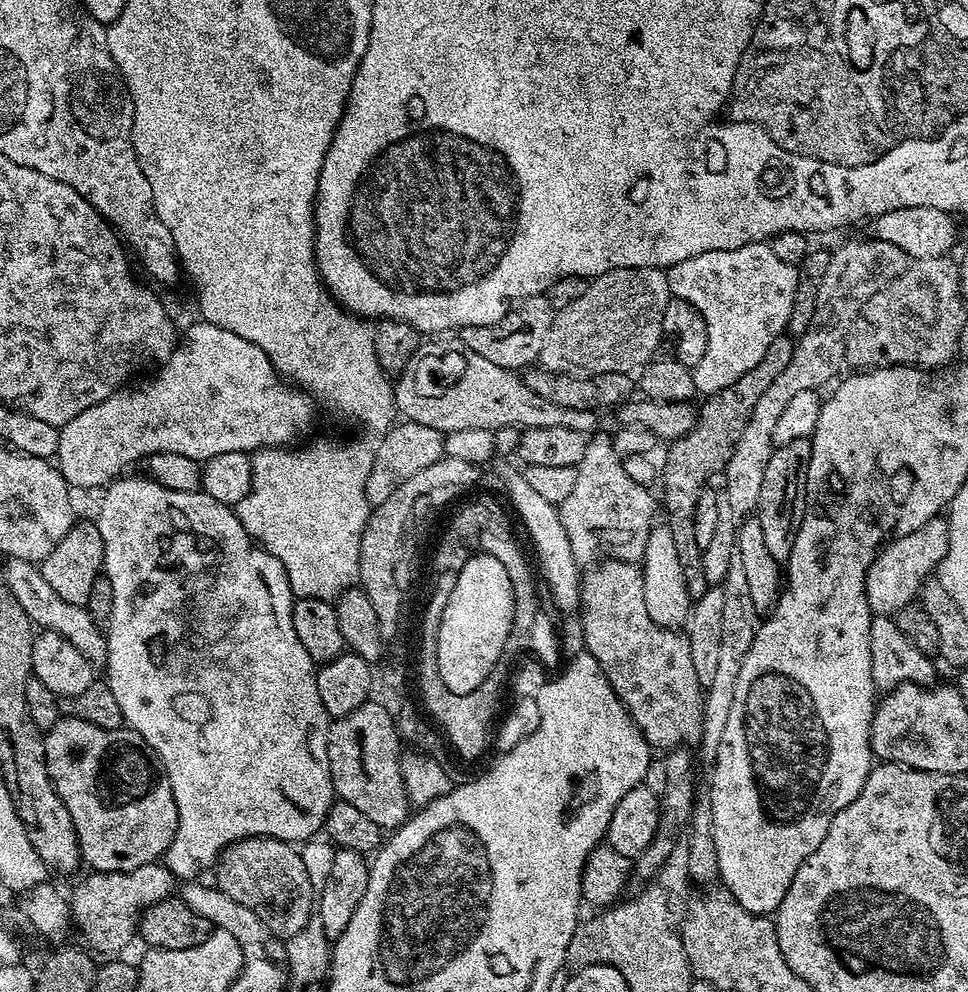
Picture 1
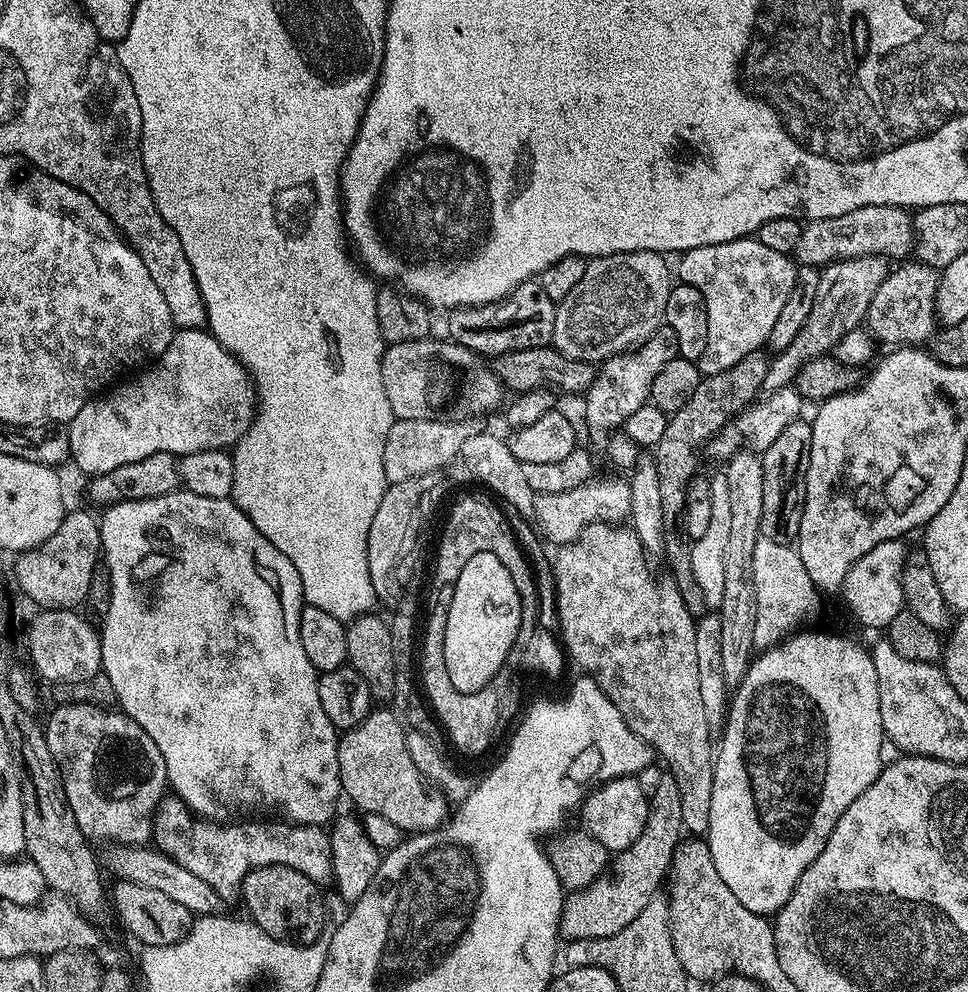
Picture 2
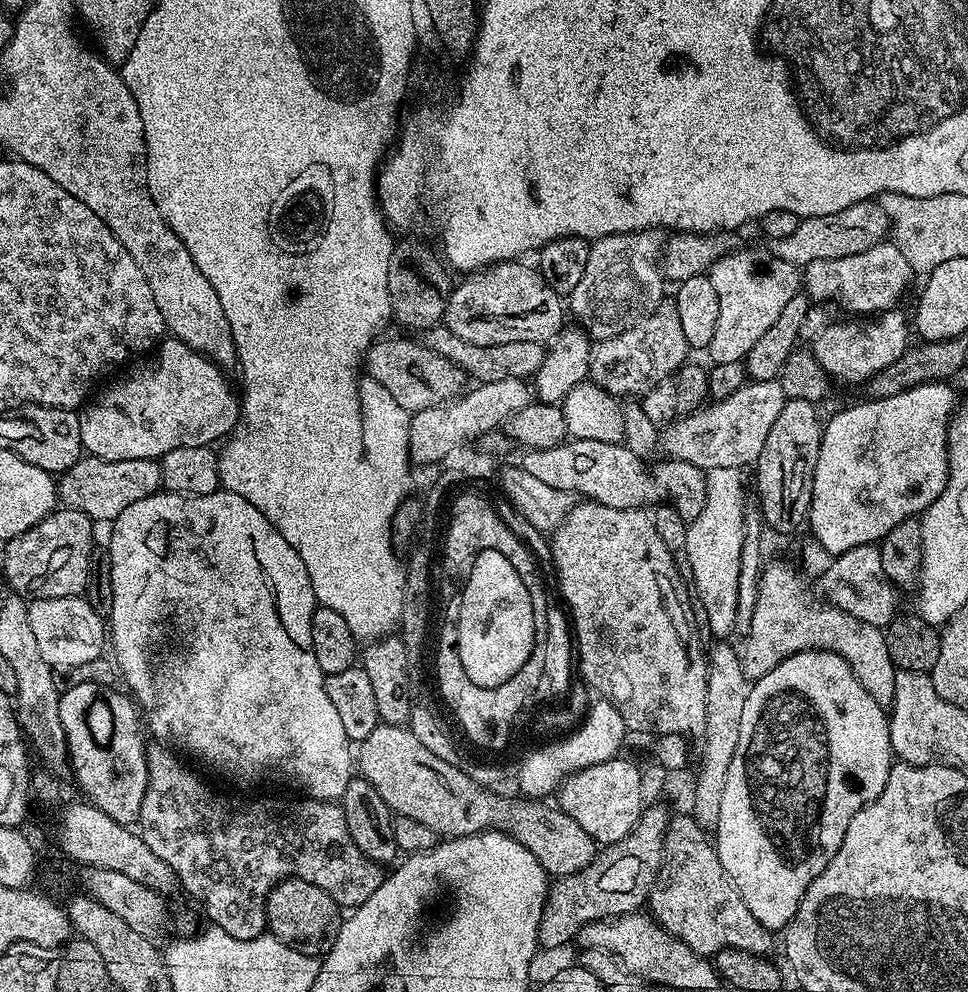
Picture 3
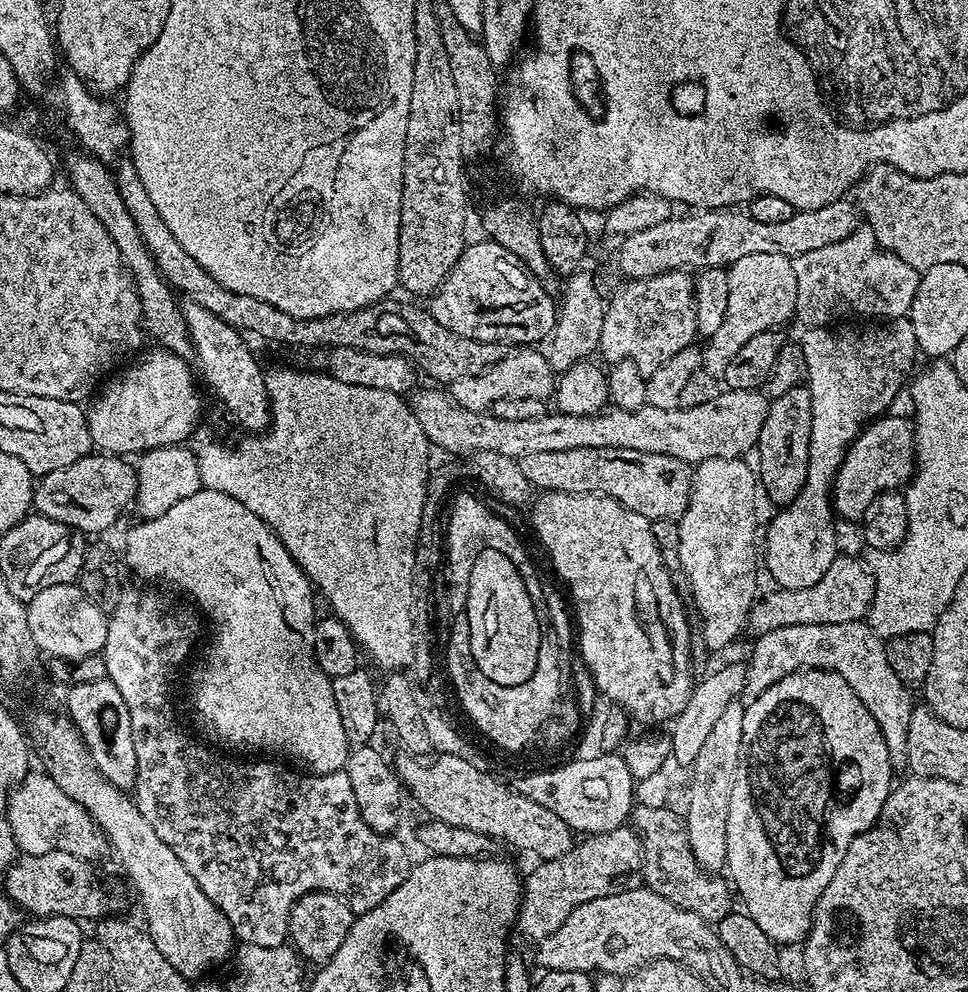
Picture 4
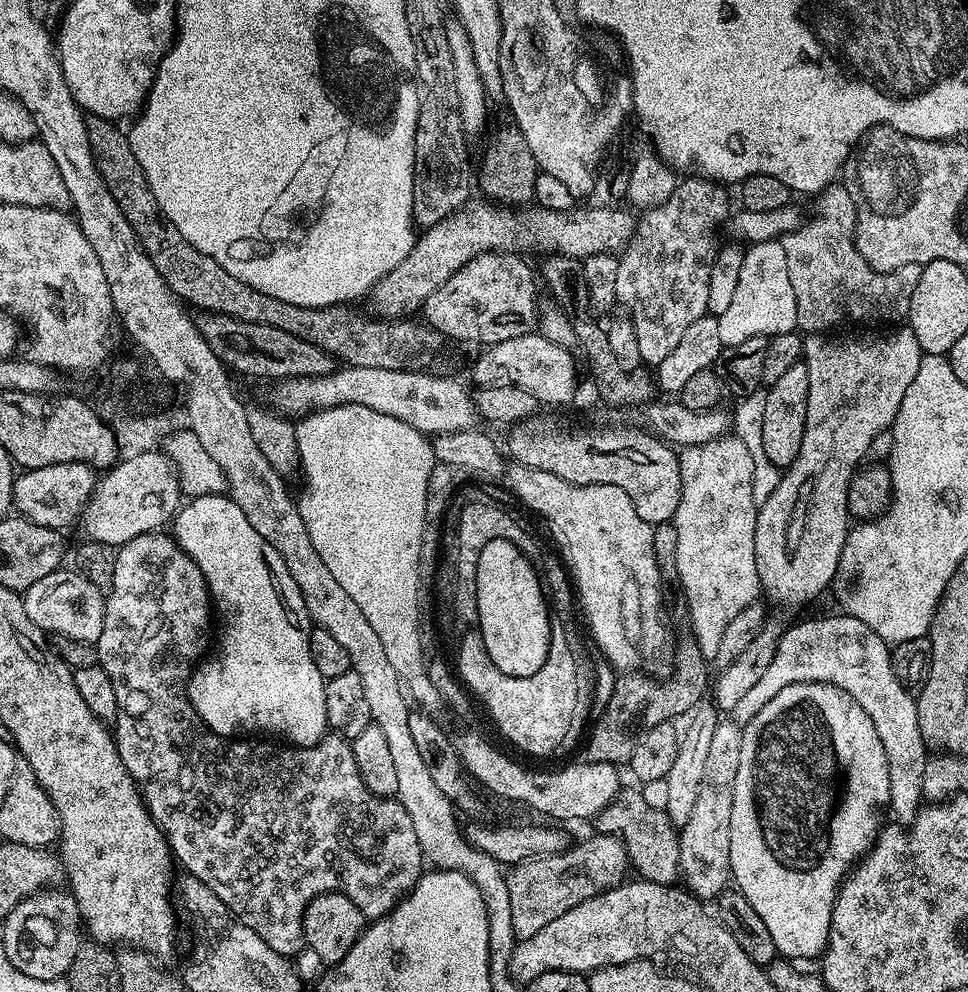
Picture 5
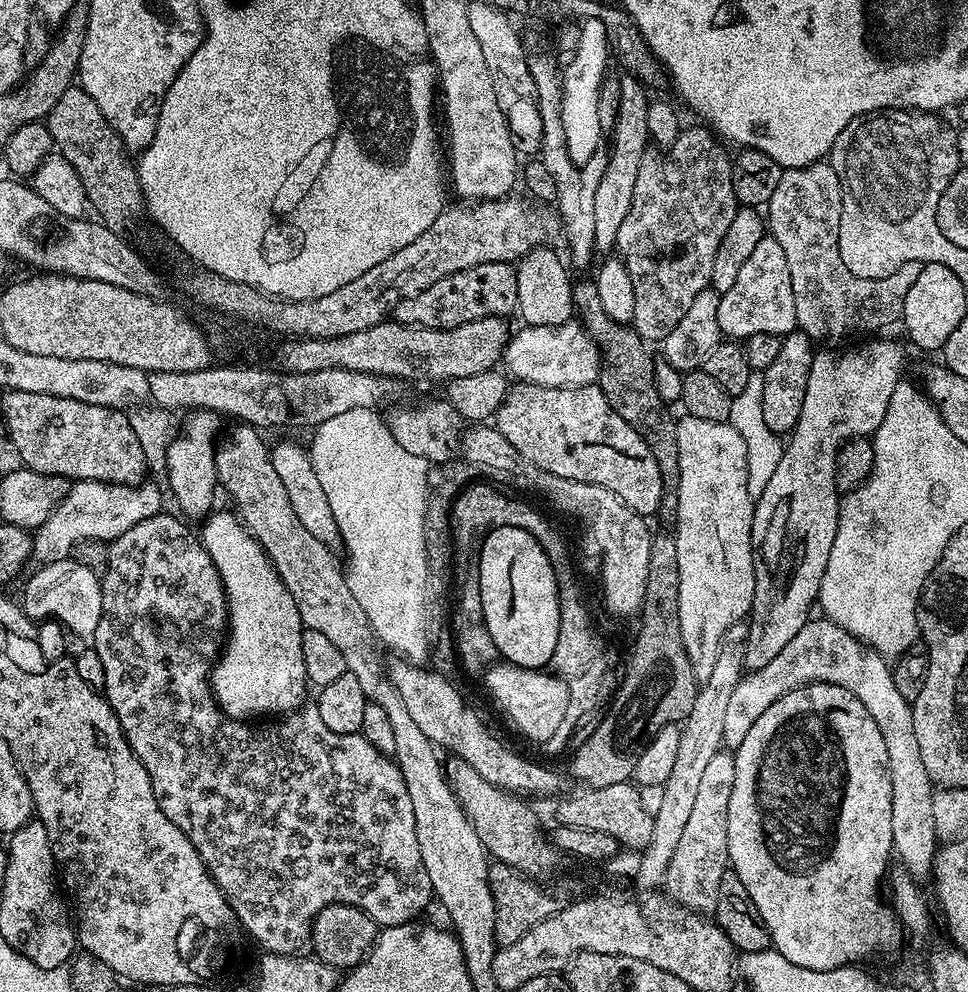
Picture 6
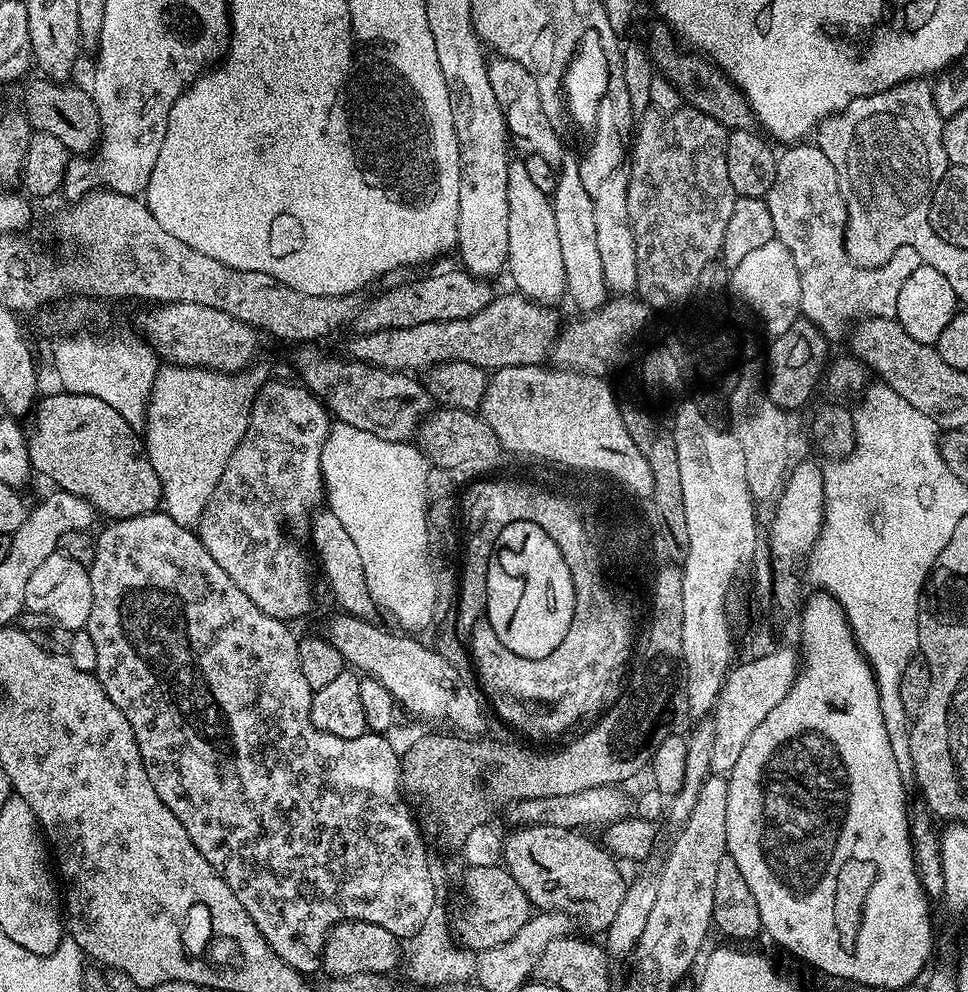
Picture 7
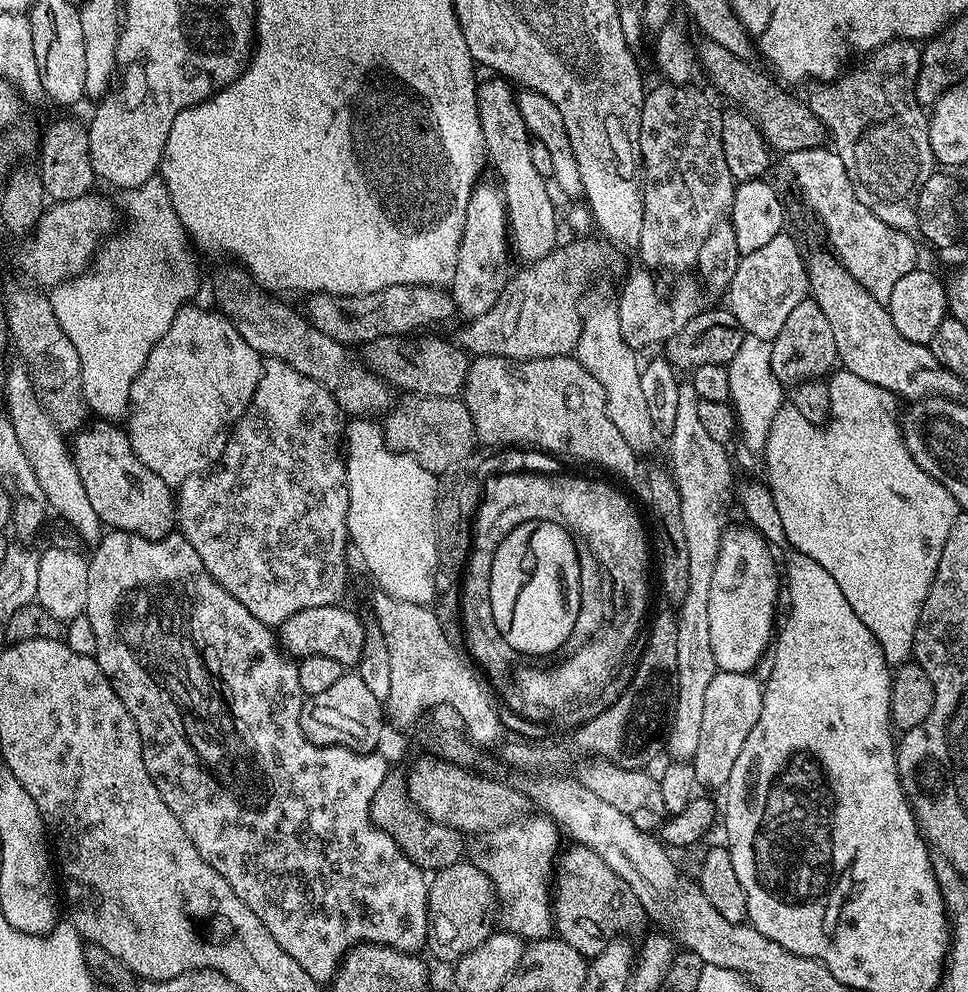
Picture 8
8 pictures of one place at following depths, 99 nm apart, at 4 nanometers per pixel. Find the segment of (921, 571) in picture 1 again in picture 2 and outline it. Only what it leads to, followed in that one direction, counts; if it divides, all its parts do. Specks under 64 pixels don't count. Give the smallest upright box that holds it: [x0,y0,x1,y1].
[844,539,910,629]

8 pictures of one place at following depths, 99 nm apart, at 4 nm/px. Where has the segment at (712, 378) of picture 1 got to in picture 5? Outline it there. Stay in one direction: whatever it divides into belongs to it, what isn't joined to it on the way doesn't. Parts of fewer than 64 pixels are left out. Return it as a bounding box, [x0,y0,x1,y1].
[718,240,797,348]

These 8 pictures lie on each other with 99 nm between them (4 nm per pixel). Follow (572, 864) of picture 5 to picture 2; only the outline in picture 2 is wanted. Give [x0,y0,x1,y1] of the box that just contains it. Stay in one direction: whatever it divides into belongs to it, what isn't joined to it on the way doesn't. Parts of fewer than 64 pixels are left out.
[560,774,684,941]

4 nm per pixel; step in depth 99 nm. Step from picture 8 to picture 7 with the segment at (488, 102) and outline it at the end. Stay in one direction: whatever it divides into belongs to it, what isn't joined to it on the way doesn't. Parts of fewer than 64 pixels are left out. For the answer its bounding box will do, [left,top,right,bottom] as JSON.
[506,158,566,305]

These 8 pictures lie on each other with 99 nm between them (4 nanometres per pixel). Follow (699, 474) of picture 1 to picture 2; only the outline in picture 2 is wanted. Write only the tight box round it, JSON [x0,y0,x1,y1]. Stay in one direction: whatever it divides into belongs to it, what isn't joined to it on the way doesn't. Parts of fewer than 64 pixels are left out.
[654,350,769,618]

